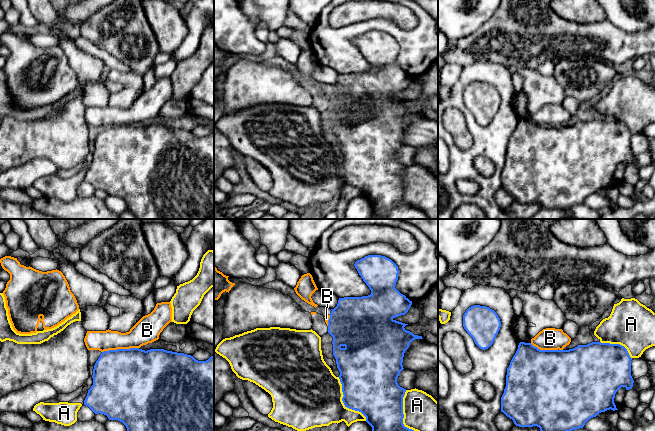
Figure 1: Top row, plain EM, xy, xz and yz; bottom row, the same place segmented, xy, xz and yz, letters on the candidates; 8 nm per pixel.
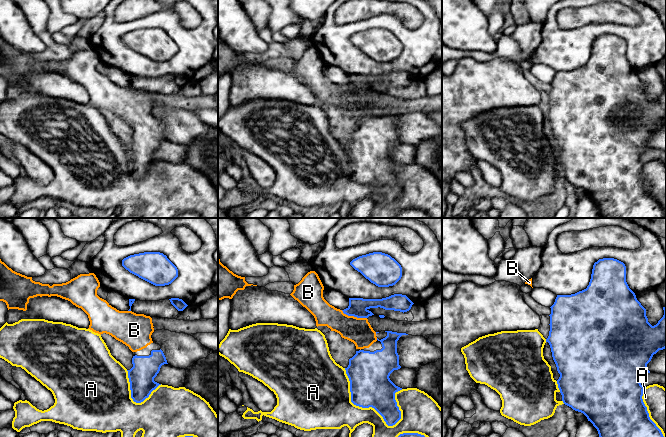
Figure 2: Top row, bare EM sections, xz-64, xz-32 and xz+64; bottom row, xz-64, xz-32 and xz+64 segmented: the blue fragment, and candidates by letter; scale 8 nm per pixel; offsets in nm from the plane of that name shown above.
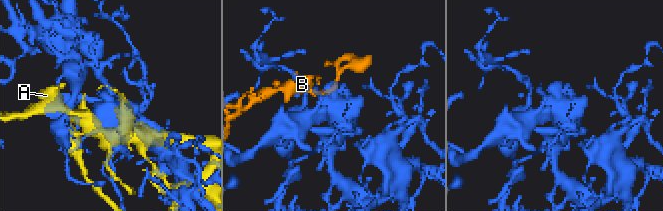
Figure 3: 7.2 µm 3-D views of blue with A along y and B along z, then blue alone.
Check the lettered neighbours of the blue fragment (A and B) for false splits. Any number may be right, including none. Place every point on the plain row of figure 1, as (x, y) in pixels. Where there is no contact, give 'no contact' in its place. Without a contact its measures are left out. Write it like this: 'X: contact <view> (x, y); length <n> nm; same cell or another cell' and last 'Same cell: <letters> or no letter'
A: contact xz (402, 197); length 460 nm; another cell
B: contact xy (120, 125); length 300 nm; same cell
Same cell: B

